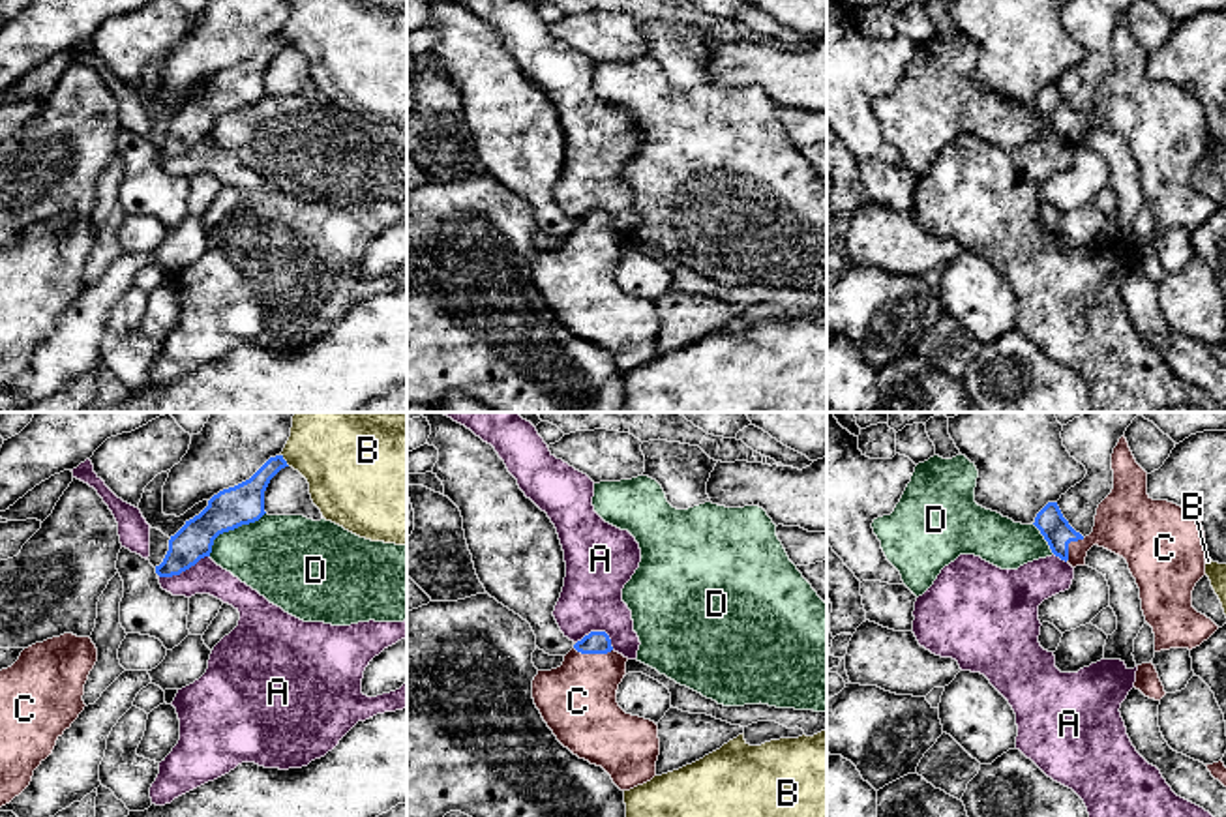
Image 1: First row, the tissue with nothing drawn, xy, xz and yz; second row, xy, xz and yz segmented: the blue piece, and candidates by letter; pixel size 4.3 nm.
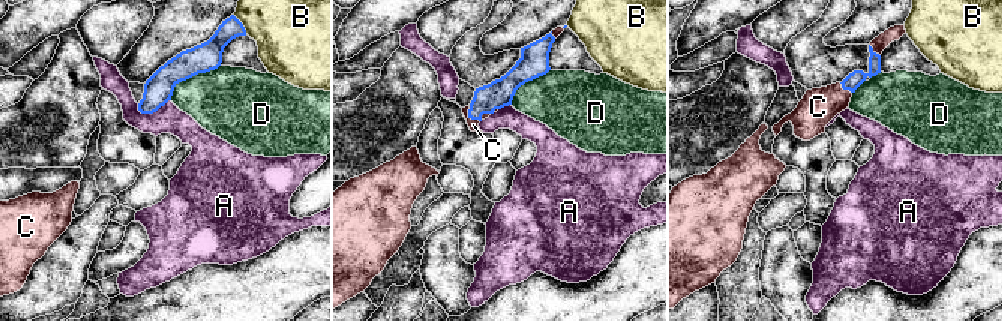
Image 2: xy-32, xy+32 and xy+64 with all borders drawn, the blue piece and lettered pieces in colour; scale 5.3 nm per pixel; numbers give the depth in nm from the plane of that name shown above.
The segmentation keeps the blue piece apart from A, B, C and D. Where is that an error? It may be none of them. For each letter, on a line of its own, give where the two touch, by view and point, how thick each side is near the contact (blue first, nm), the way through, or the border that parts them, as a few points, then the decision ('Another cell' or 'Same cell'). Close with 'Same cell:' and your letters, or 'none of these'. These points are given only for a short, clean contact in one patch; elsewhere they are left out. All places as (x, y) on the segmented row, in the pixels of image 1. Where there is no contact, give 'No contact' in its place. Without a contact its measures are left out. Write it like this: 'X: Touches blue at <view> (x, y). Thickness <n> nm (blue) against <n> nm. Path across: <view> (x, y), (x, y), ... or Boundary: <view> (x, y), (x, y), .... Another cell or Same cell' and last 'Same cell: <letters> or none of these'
A: Touches blue at xy (182, 570). Thickness 160 nm (blue) against 140 nm. Boundary: xy (209, 555), (179, 574), (158, 576). Another cell
B: Touches blue at xy (284, 460). Thickness 170 nm (blue) against 420 nm. Another cell
C: Touches blue at xz (593, 653). Thickness 100 nm (blue) against 340 nm. Same cell
D: Touches blue at xy (231, 529). Thickness 170 nm (blue) against 360 nm. Another cell
Same cell: C

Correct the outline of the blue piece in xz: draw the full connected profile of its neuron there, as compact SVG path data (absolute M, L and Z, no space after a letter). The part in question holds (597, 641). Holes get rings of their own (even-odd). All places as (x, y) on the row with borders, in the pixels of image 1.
M591 631L574 645L561 667L538 671L532 680L534 705L557 740L579 759L602 766L620 791L650 781L660 755L658 725L626 714L617 703L626 661L613 650L606 631Z

